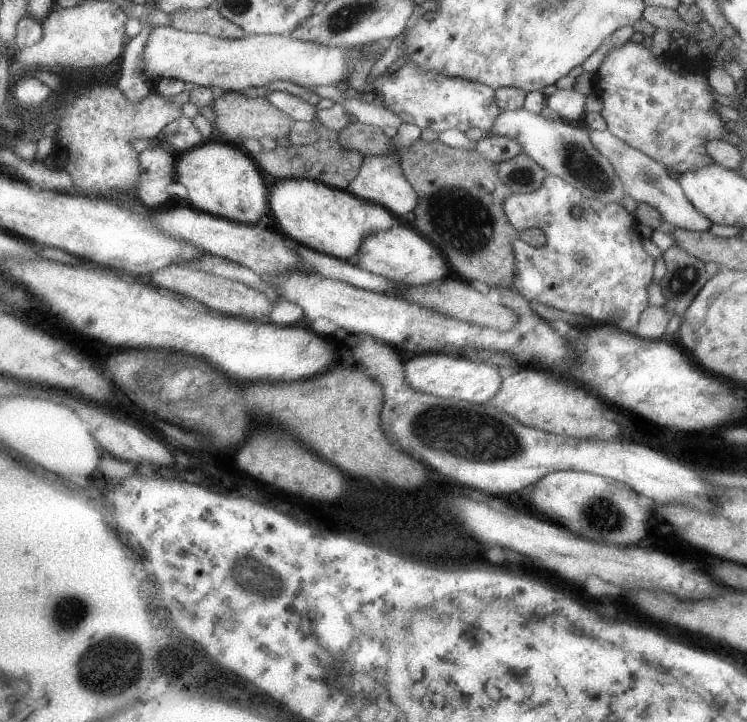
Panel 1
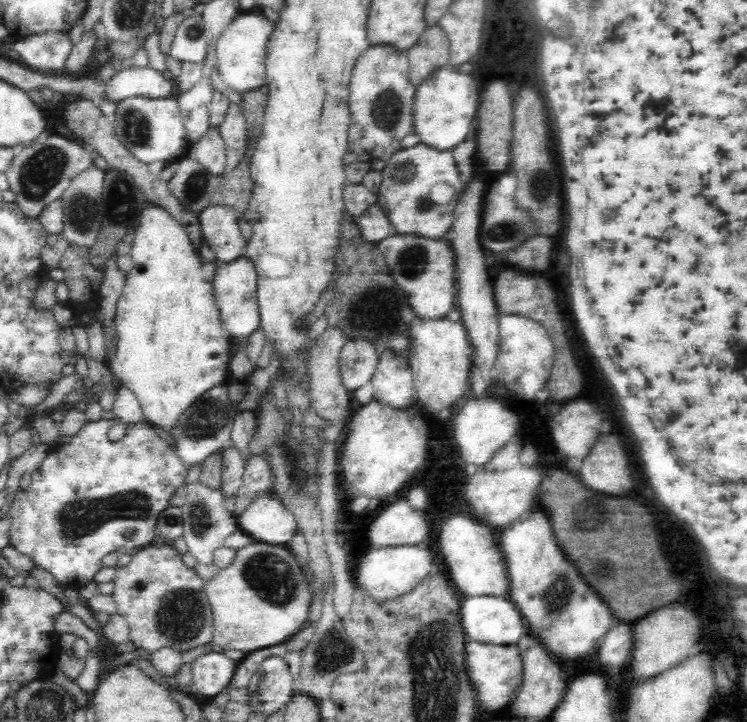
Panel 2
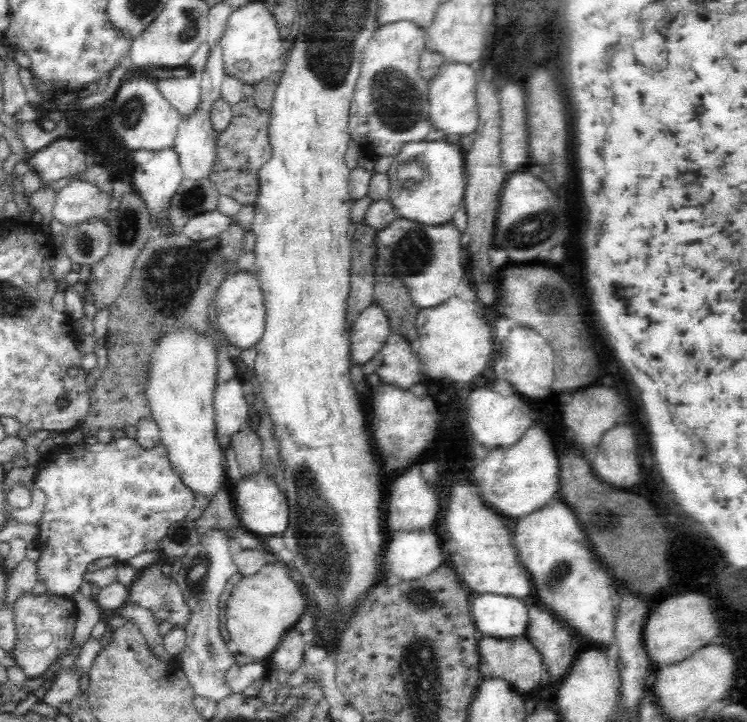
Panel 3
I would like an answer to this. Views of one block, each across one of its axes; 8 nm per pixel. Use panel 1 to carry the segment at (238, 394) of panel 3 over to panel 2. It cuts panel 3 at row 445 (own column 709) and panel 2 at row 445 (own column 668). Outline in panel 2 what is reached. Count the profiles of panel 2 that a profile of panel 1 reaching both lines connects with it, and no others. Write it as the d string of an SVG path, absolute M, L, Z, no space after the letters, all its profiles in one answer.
M226 384L216 386L206 394L202 394L198 401L187 408L186 414L179 418L177 425L166 439L188 468L202 465L206 458L229 446L236 413L234 403L229 398L228 386Z

